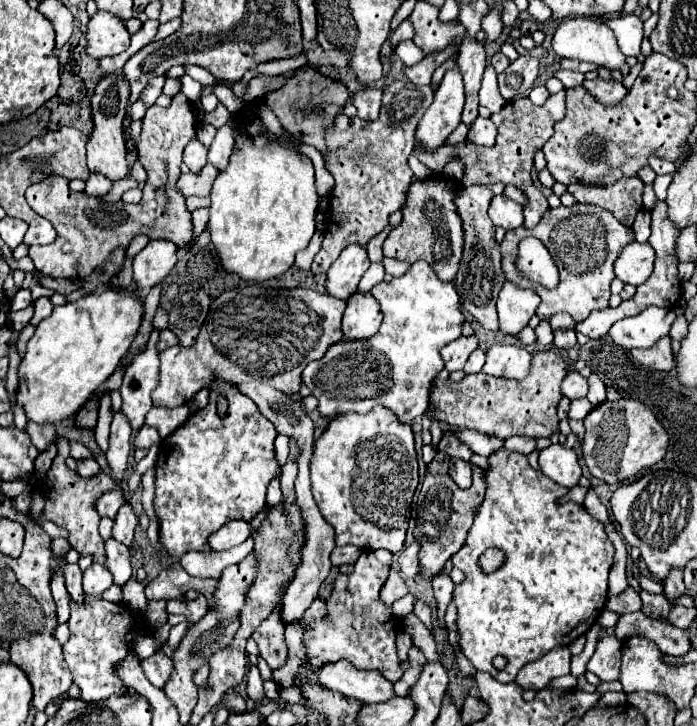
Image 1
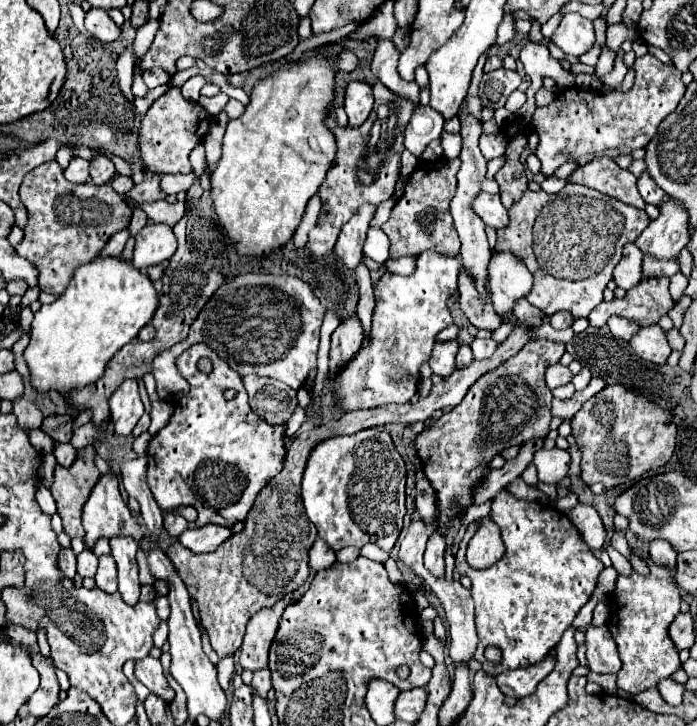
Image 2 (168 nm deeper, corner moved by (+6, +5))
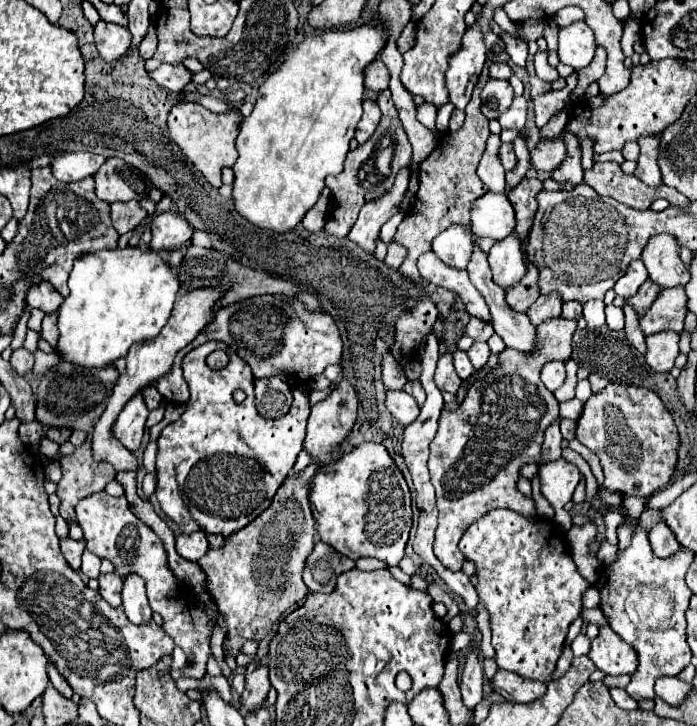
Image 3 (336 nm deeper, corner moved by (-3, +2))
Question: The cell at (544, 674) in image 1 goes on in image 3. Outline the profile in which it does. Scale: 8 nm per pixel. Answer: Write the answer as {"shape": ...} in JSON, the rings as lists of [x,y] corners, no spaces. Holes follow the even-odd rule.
{"shape":[[[499,670],[493,678],[491,688],[501,696],[505,696],[509,702],[531,702],[543,698],[547,684],[539,680],[525,680],[515,672]]]}

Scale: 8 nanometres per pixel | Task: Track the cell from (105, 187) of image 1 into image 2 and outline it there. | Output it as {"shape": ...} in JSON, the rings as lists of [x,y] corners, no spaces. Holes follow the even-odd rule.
{"shape":[[[74,157],[70,161],[70,165],[64,169],[64,177],[70,181],[70,183],[86,183],[90,179],[88,175],[88,161],[86,159],[80,159],[80,157]]]}

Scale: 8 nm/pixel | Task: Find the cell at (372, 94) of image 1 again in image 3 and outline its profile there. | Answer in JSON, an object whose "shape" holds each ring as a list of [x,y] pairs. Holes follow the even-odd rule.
{"shape":[[[363,100],[363,116],[359,120],[359,126],[355,130],[355,140],[359,144],[363,144],[367,138],[371,138],[371,134],[375,132],[377,124],[381,118],[381,110],[377,106],[375,100]]]}

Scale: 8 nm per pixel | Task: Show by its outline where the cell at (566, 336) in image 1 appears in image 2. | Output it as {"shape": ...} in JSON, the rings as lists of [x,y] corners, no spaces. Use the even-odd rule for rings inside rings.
{"shape":[[[556,311],[552,317],[550,317],[550,325],[554,329],[566,329],[574,323],[574,317],[570,315],[570,311]]]}

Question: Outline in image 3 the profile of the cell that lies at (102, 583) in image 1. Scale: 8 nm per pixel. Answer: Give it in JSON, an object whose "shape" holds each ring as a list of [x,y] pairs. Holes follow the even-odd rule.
{"shape":[[[85,550],[83,564],[81,564],[81,572],[87,578],[99,578],[99,566],[101,566],[101,560],[95,554],[91,554],[89,550]]]}

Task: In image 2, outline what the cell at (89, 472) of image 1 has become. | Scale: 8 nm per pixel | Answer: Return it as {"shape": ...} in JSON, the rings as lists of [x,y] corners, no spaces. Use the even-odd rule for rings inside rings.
{"shape":[[[56,443],[52,453],[54,453],[56,461],[60,465],[64,465],[64,467],[70,467],[74,463],[74,459],[76,459],[76,449],[70,443]]]}

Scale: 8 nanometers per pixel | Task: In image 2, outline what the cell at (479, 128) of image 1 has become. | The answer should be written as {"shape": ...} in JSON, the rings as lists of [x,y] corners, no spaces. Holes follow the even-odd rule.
{"shape":[[[494,133],[494,135],[482,135],[480,137],[480,151],[486,159],[494,159],[504,155],[508,145],[508,137],[504,133]]]}

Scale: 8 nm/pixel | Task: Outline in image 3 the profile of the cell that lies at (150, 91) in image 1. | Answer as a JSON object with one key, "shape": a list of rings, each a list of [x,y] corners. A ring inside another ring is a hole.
{"shape":[[[161,64],[157,70],[149,74],[153,82],[157,82],[161,88],[167,88],[171,92],[181,92],[185,84],[191,82],[191,72],[185,66],[171,66],[171,64]]]}

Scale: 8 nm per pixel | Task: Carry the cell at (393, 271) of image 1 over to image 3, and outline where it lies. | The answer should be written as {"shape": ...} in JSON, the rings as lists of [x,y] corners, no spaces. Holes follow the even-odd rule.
{"shape":[[[425,252],[417,260],[417,268],[419,268],[419,274],[427,282],[453,290],[465,302],[465,308],[471,316],[489,320],[489,308],[487,308],[483,296],[479,294],[479,290],[467,278],[467,270],[455,270],[455,268],[443,264],[433,252]]]}

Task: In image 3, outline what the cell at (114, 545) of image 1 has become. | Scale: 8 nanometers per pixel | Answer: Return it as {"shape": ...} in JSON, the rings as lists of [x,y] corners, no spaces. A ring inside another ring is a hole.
{"shape":[[[111,572],[111,574],[99,576],[99,594],[113,608],[121,606],[121,588],[123,588],[123,578],[119,578],[119,574]]]}

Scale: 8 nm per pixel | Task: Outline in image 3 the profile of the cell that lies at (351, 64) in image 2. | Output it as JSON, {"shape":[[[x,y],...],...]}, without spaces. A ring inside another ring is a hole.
{"shape":[[[375,58],[375,62],[371,62],[365,70],[365,88],[381,92],[387,86],[389,86],[389,70],[379,58]]]}

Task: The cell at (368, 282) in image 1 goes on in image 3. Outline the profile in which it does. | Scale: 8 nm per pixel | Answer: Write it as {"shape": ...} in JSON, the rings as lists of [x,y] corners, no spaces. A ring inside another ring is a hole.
{"shape":[[[395,214],[395,216],[393,216],[389,222],[385,222],[385,224],[383,224],[383,228],[381,228],[381,240],[383,240],[387,246],[393,242],[395,230],[397,230],[397,226],[401,224],[403,216],[405,216],[405,214]]]}

